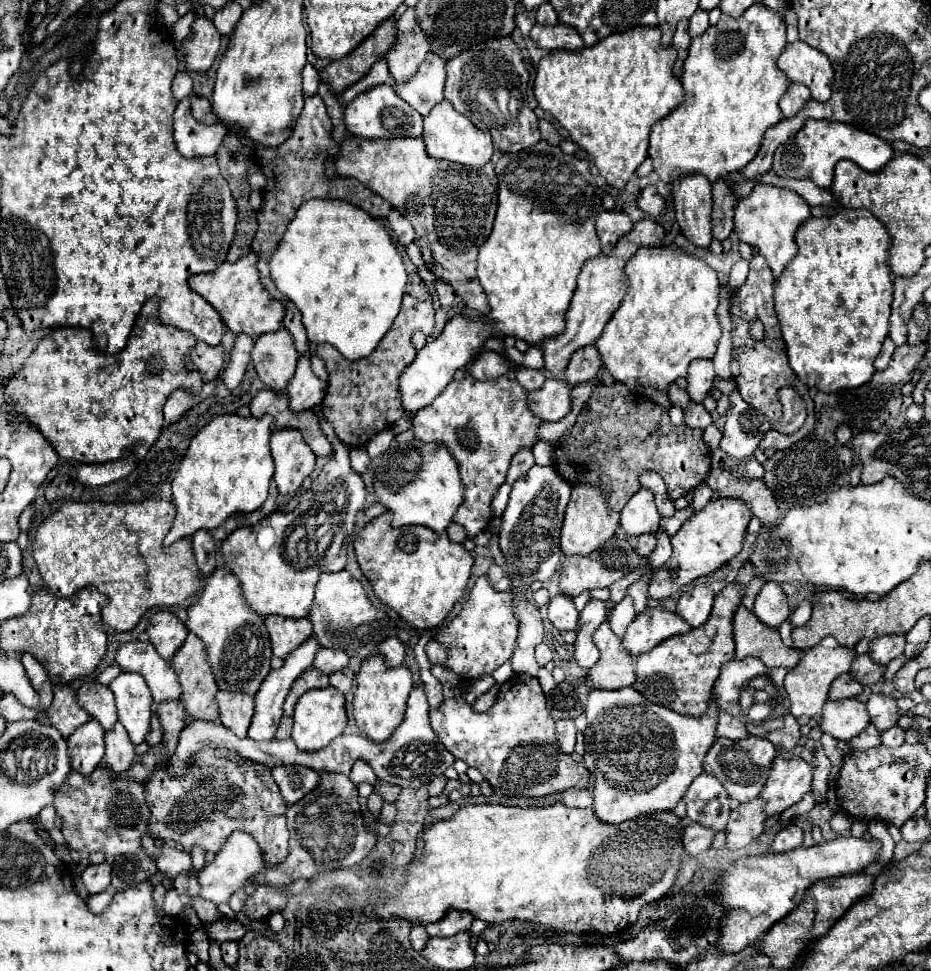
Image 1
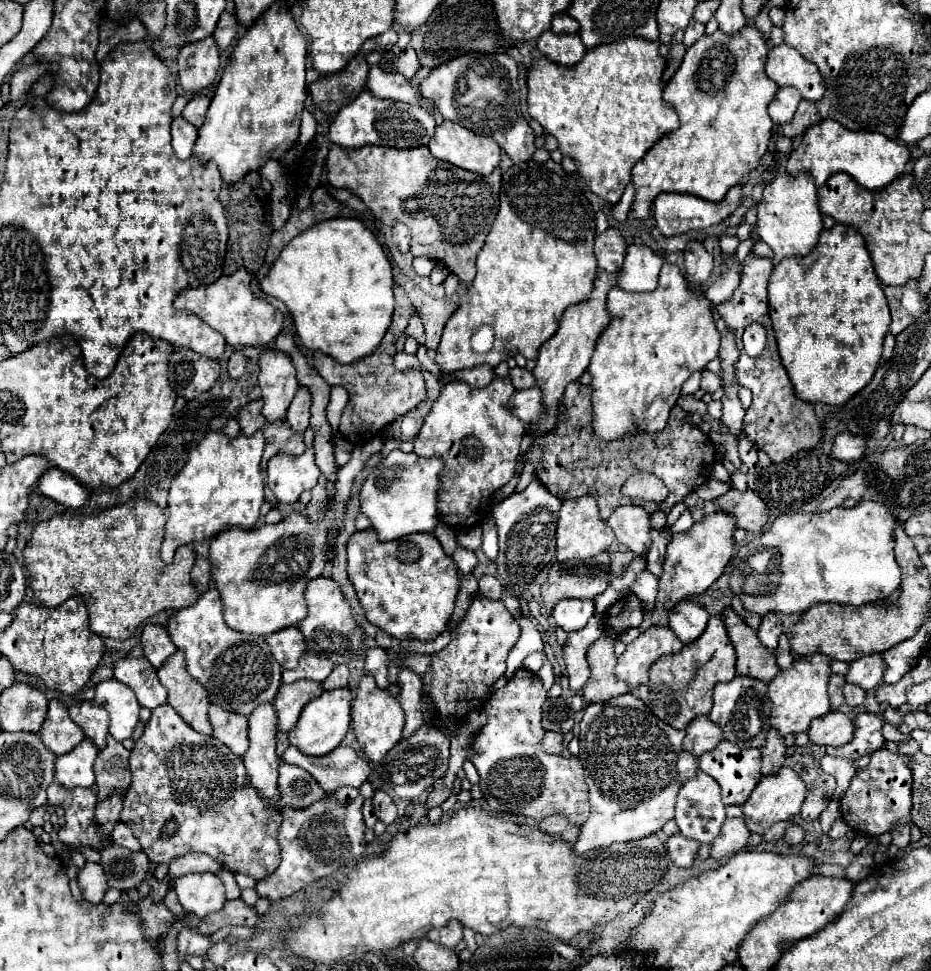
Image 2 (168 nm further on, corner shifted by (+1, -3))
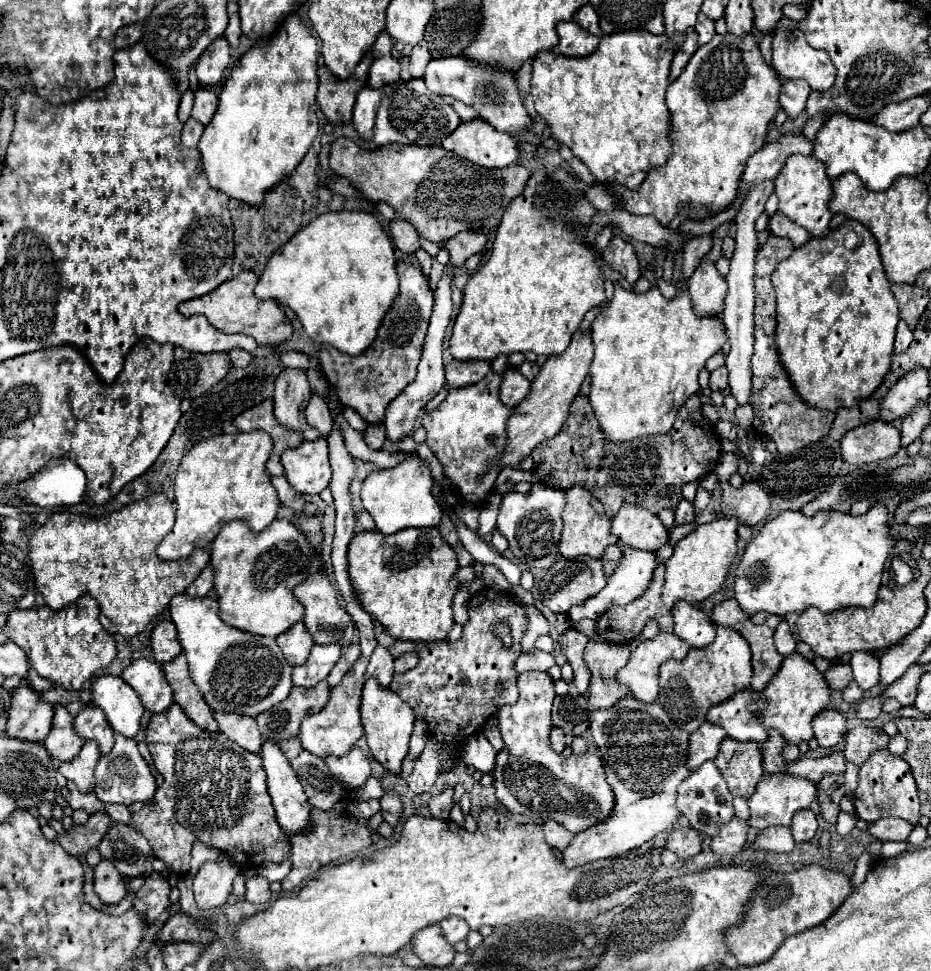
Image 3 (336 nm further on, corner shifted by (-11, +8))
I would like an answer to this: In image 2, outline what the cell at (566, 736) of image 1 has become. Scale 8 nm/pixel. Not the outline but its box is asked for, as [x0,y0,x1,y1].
[542,732,564,754]

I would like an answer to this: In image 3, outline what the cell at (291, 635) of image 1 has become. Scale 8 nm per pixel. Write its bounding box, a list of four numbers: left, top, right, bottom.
[276,621,314,667]

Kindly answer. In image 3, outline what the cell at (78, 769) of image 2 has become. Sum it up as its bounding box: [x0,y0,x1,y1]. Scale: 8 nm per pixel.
[60,741,100,793]

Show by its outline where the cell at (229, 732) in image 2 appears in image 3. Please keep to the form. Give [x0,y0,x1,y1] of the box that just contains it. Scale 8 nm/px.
[214,713,262,753]

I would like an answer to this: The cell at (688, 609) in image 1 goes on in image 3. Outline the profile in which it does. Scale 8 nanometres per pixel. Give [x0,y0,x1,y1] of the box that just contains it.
[672,601,716,649]

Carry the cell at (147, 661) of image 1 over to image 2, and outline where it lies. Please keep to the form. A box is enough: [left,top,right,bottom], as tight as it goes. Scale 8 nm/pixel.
[114,658,166,710]

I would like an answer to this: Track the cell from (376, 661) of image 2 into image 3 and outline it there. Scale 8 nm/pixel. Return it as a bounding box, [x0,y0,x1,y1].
[366,647,394,687]

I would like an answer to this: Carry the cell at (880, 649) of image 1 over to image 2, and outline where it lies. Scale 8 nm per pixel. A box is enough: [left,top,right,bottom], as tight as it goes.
[846,652,886,690]

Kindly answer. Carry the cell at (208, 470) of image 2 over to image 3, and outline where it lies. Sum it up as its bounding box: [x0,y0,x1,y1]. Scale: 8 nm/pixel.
[158,431,280,561]

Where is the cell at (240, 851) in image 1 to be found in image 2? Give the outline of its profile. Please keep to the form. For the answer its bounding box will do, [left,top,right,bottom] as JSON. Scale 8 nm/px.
[176,872,224,918]

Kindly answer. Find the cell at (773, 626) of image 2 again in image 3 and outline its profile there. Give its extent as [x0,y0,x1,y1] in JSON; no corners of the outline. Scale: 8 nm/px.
[774,621,796,657]

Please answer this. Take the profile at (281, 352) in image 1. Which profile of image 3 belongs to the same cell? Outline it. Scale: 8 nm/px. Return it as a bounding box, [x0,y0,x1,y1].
[274,369,320,441]

